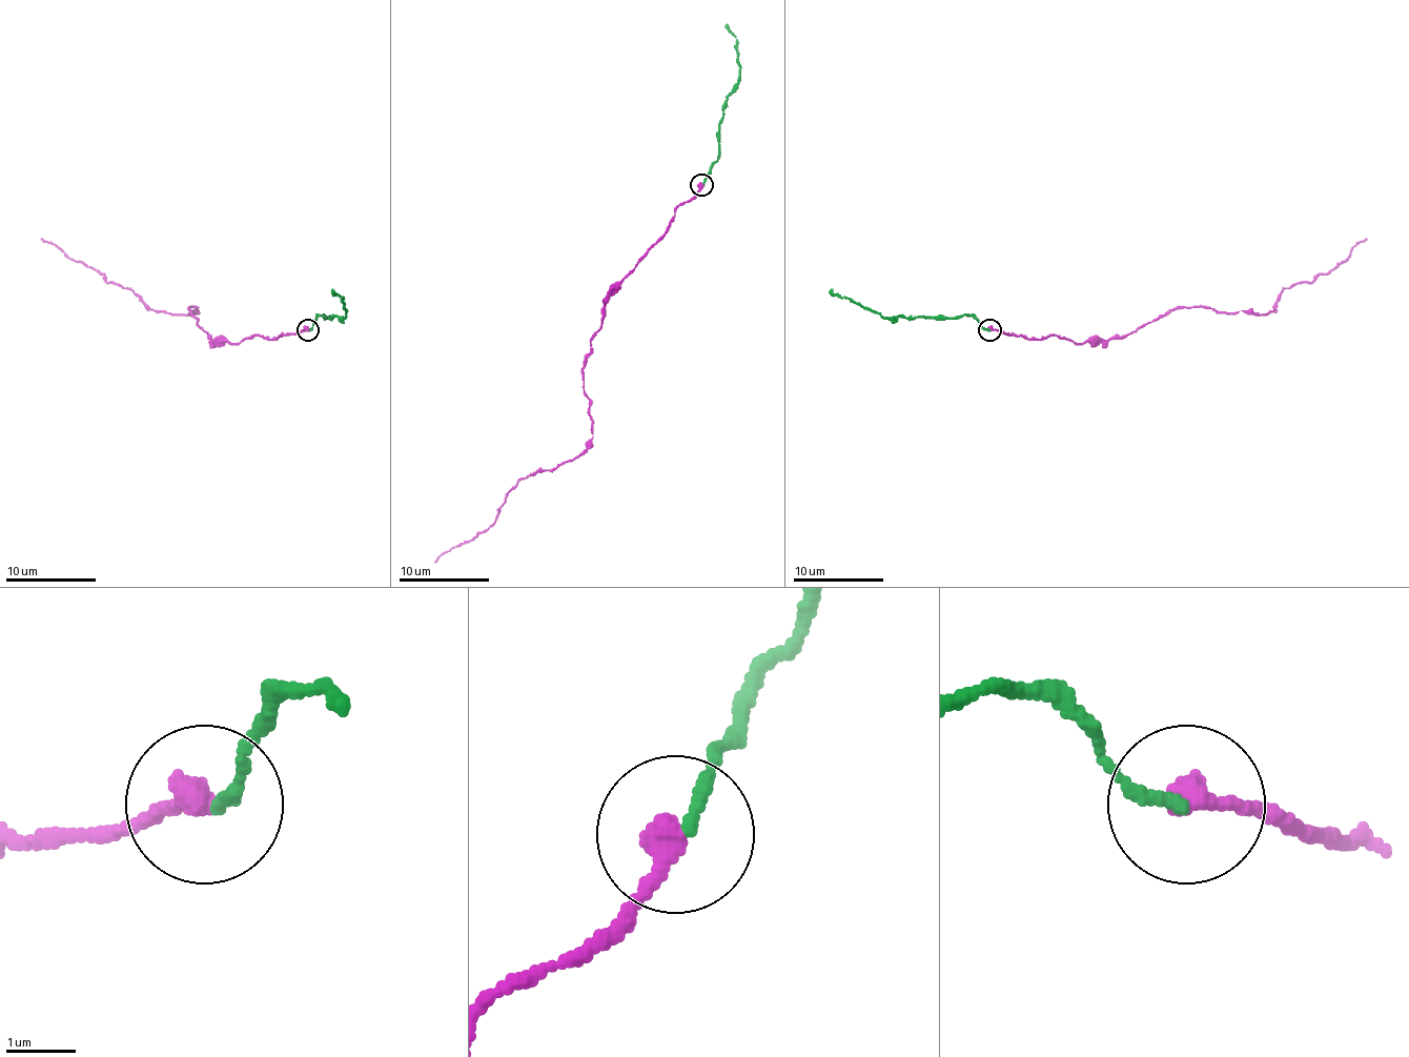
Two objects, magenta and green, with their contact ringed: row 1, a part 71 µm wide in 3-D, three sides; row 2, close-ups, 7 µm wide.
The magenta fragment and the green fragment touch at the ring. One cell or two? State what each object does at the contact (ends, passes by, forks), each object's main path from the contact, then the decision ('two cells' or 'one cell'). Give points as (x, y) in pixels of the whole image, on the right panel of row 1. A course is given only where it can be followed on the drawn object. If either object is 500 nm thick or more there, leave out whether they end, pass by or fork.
magenta ends; green ends; course magenta (991, 330), (1078, 344), (1135, 332), (1178, 307), (1259, 314), (1274, 310), (1283, 289), (1328, 273), (1366, 238); course green (991, 330), (965, 314), (886, 317), (828, 291); one cell

